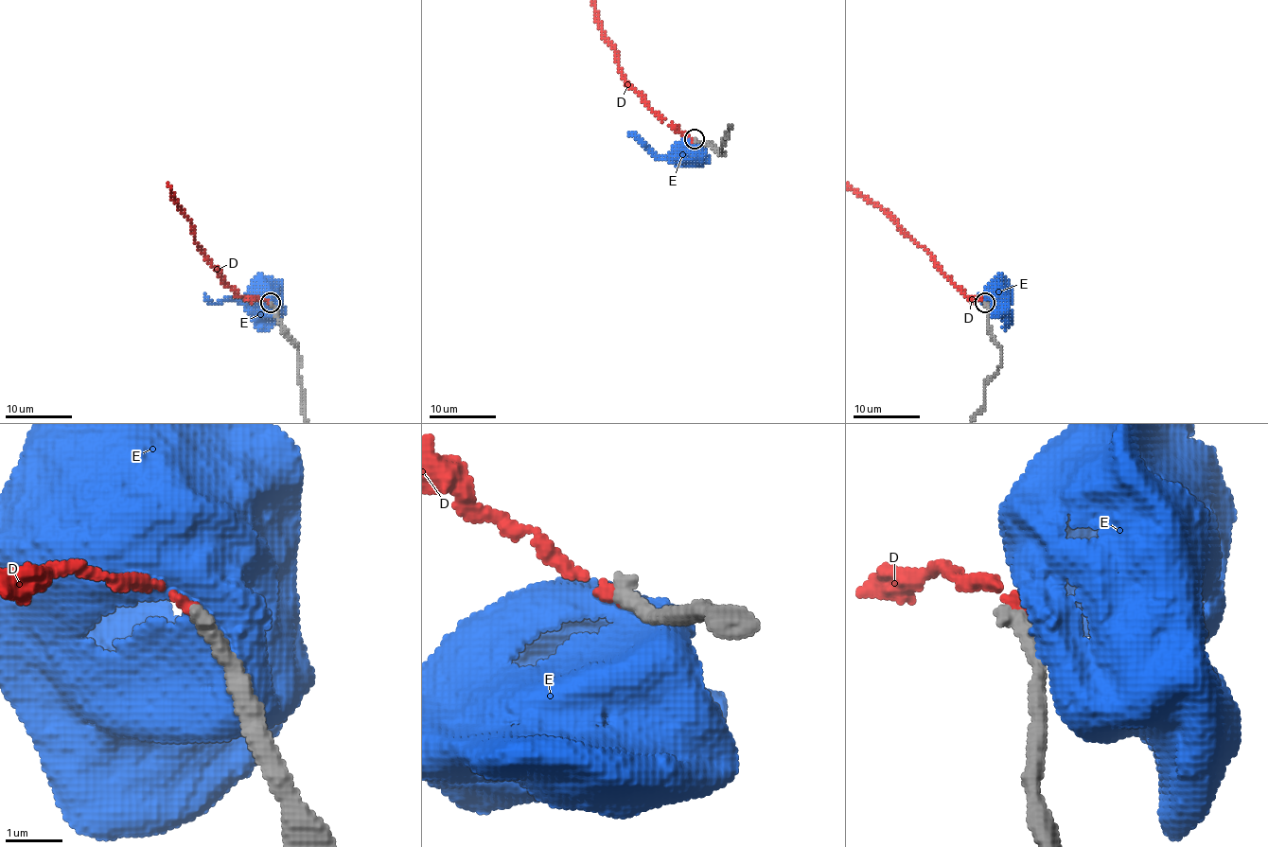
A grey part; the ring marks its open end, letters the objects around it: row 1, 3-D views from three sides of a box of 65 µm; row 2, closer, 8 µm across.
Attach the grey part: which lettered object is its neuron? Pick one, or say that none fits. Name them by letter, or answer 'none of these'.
D

